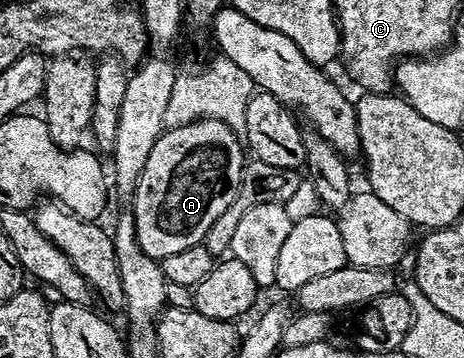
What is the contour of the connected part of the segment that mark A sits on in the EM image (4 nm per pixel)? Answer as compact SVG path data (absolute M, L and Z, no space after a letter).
M211 118L172 126L152 144L144 172L140 172L132 201L136 240L156 259L203 245L206 233L232 207L241 190L248 154L241 137L228 124Z

